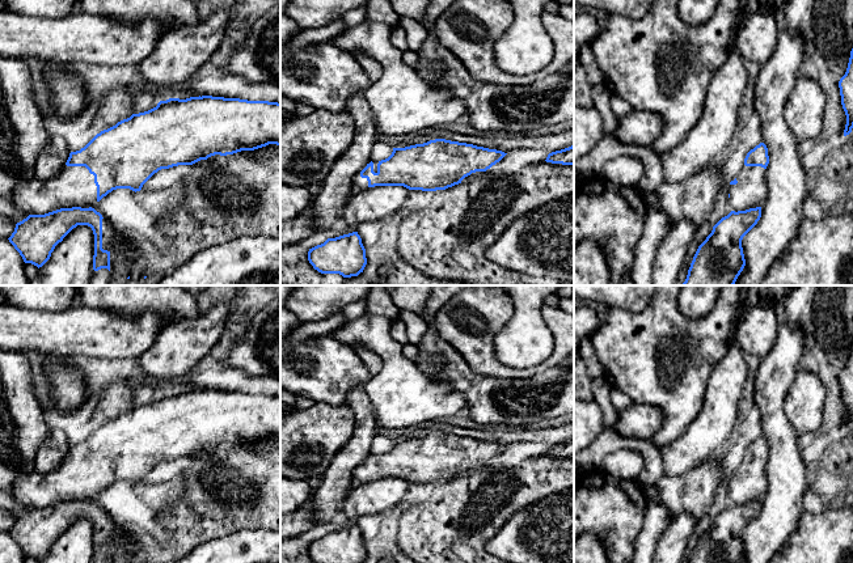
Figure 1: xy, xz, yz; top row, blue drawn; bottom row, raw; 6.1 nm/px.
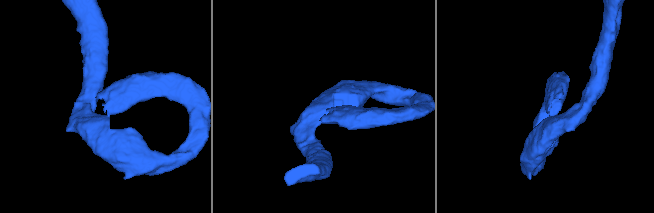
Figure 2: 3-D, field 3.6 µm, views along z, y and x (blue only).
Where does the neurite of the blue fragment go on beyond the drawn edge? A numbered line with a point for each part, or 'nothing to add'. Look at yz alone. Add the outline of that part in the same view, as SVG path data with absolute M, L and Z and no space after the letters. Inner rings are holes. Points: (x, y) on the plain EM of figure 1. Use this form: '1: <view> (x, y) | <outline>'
1: yz (750, 485) | M743 458L736 474L736 478L729 479L729 498L732 504L746 504L764 498L768 487L764 461Z

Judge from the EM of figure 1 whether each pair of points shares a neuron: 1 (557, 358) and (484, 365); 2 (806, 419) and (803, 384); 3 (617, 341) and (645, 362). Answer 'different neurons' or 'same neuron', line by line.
1: same neuron
2: same neuron
3: same neuron

